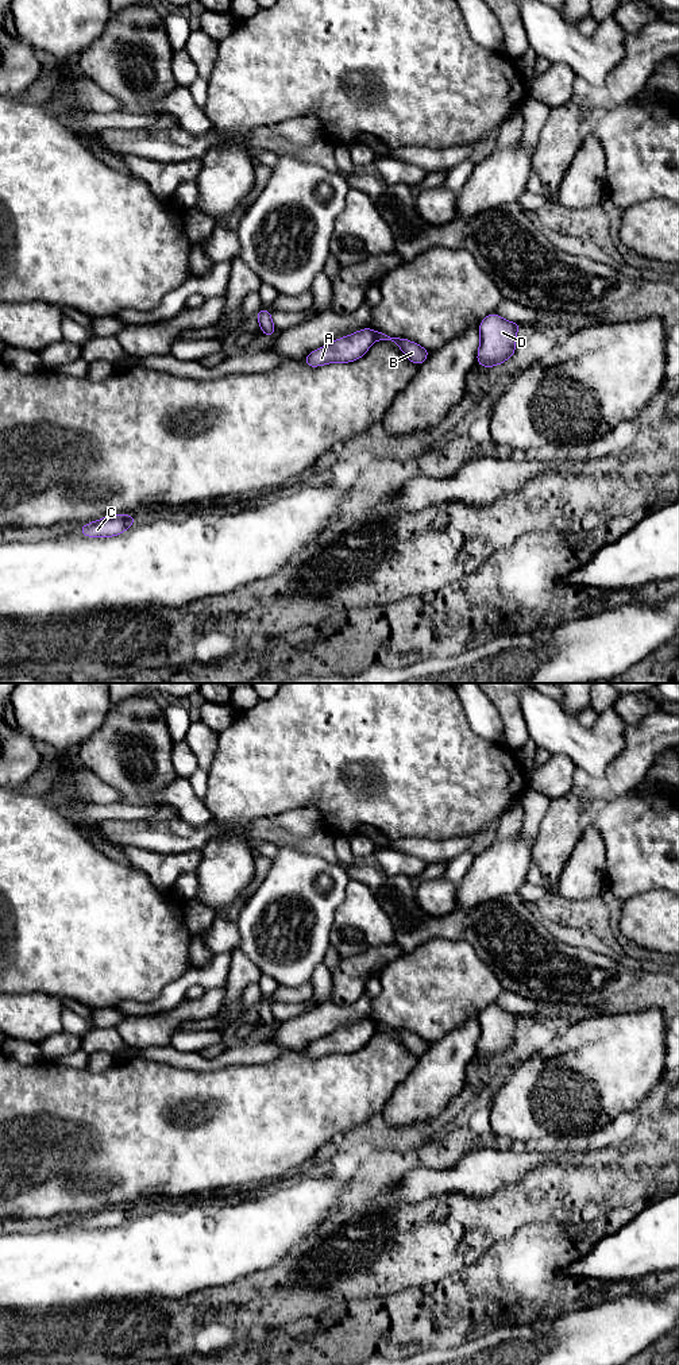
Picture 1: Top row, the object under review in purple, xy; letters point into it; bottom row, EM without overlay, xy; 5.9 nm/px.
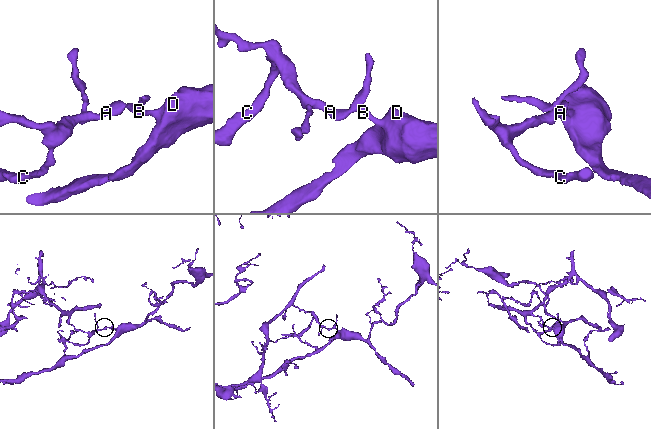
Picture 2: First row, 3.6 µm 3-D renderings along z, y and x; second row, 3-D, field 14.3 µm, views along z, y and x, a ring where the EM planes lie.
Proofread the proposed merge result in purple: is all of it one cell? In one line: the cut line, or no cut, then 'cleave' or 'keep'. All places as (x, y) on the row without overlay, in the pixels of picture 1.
cut in xy along (374, 1024), (377, 1030); cleave

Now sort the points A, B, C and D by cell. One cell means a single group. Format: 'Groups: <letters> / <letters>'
Groups: A C / B D

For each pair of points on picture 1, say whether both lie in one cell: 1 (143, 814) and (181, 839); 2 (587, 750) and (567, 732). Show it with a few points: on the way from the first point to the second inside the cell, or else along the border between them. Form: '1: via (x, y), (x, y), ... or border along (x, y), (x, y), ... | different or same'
1: border along (114, 820), (146, 821) | different
2: via (582, 745), (573, 737) | same

